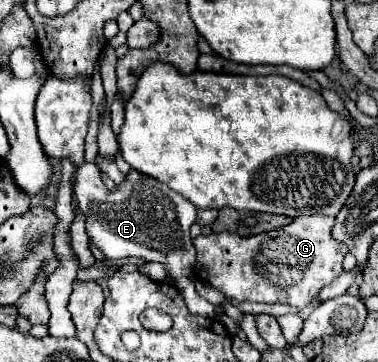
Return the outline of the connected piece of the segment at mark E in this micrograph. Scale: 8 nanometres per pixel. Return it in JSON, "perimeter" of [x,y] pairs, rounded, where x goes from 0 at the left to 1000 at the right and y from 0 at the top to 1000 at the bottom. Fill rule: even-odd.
{"perimeter":[[[225,448],[204,461],[198,533],[209,539],[209,577],[225,594],[225,638],[235,666],[288,715],[368,710],[378,721],[421,721],[442,738],[463,771],[500,859],[532,876],[563,876],[569,843],[521,815],[505,771],[516,727],[516,682],[505,671],[500,627],[521,605],[521,572],[484,539],[463,533],[442,511],[368,472],[341,472],[336,494],[302,528],[286,528],[267,475],[246,450]]]}

